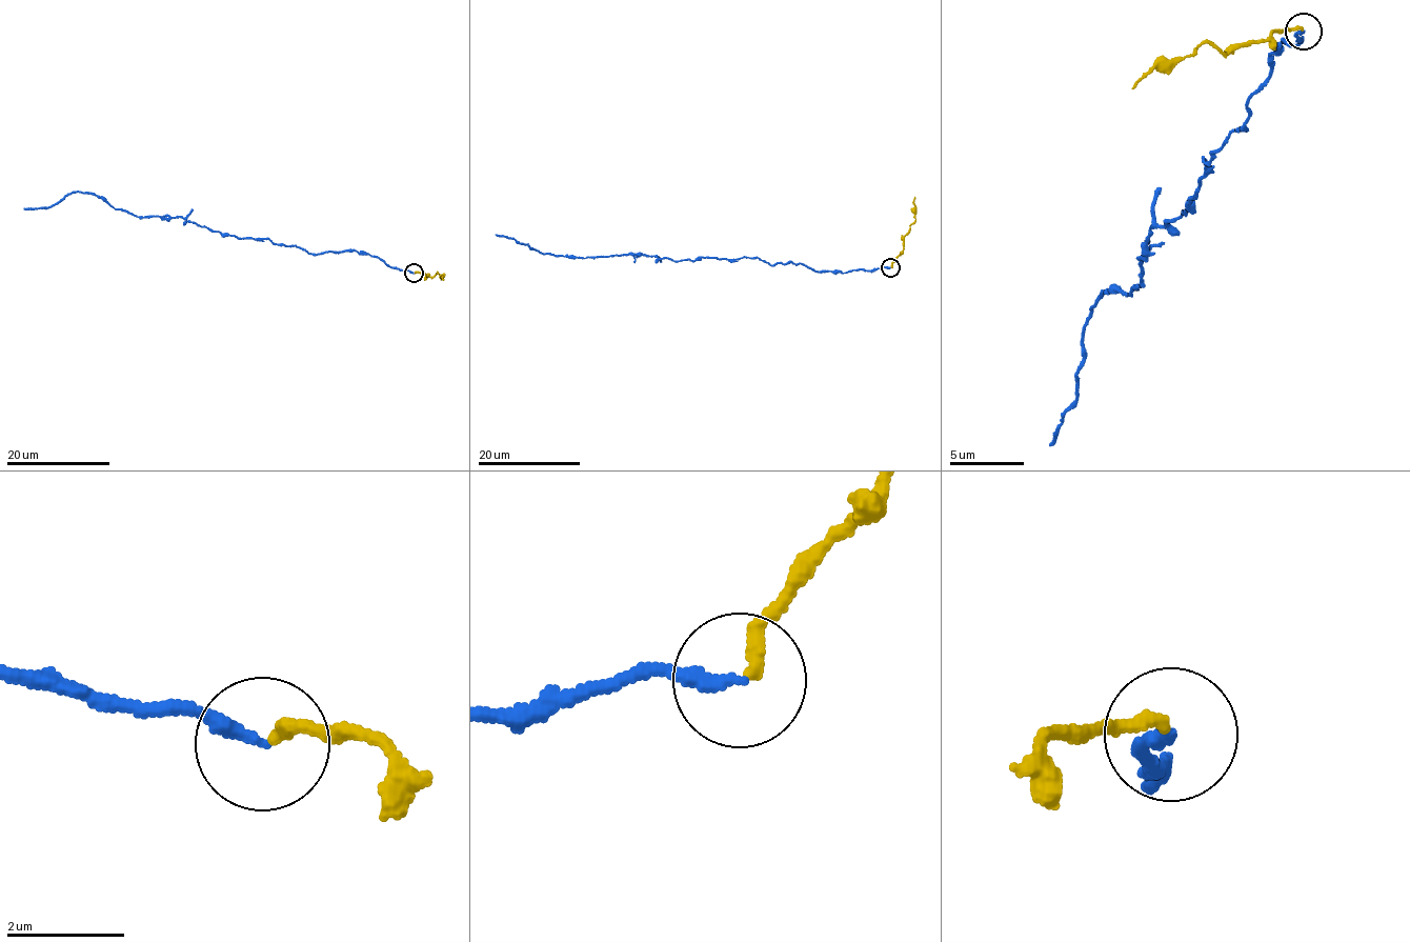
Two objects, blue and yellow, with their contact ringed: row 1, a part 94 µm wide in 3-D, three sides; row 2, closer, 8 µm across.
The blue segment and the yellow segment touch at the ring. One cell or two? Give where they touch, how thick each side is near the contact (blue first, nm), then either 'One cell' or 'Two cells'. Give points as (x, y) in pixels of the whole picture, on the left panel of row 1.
Place: (414, 273). Thickness 220 nm (blue) against 240 nm. Two cells

